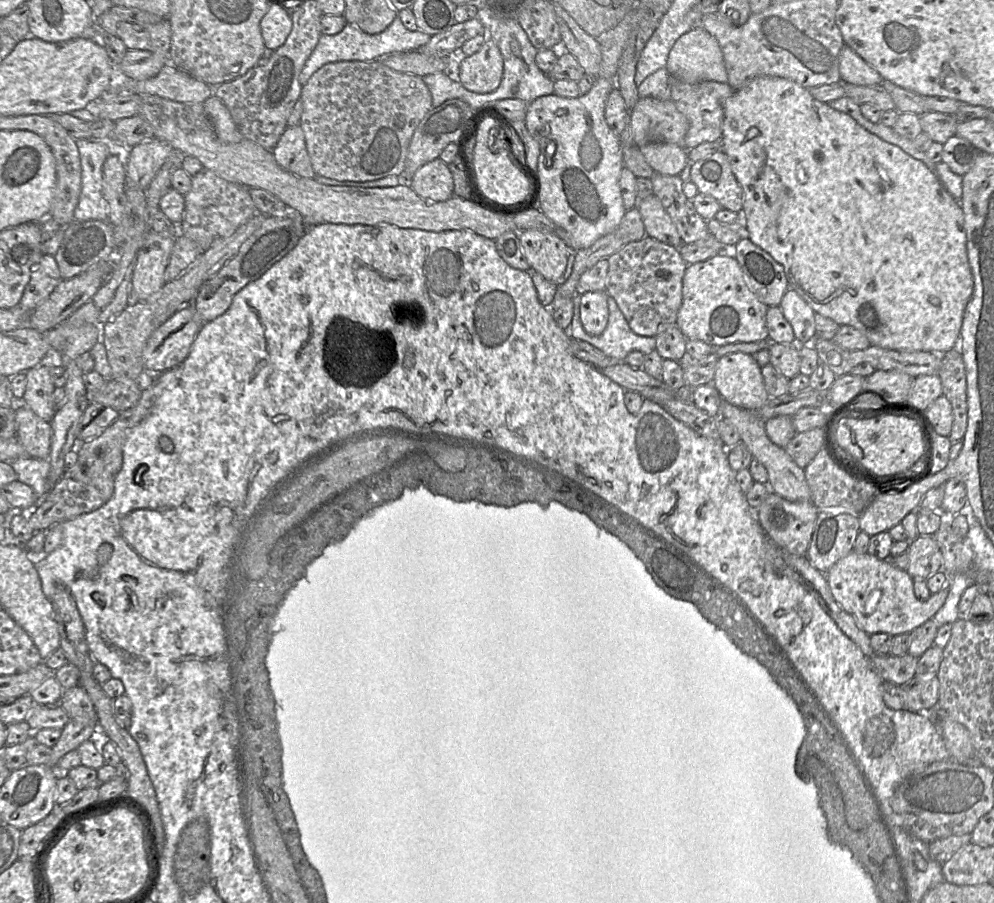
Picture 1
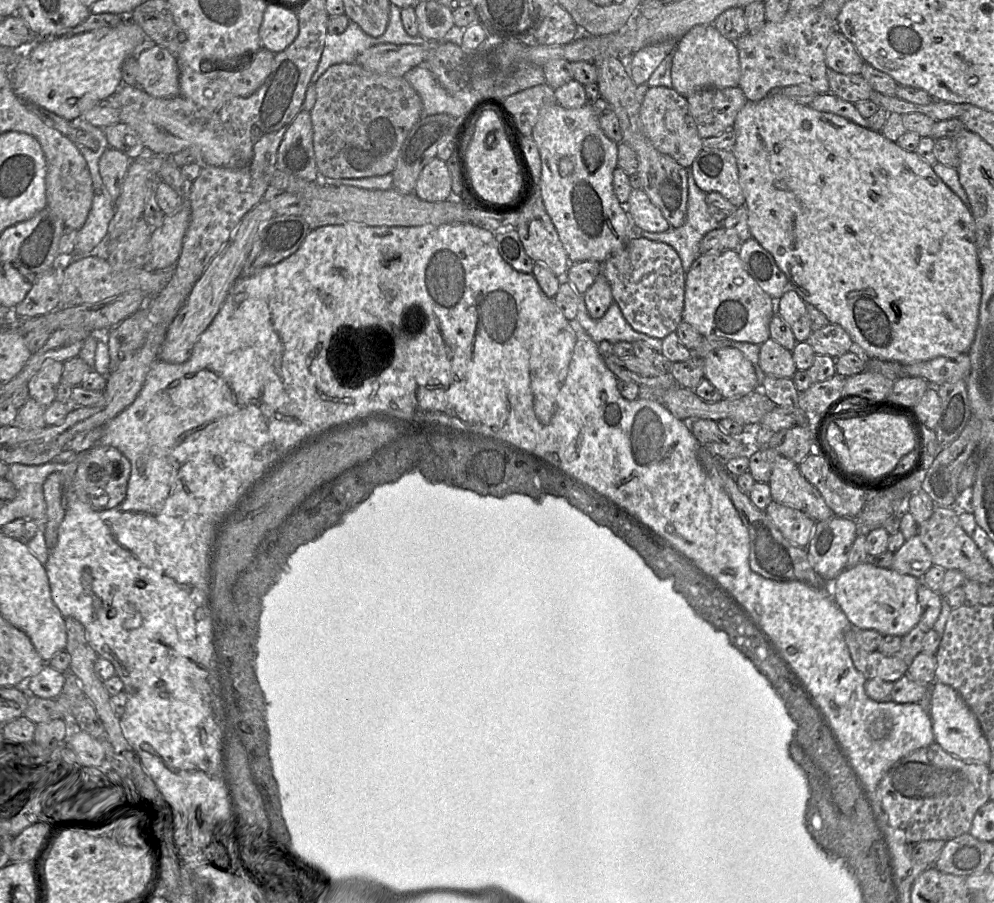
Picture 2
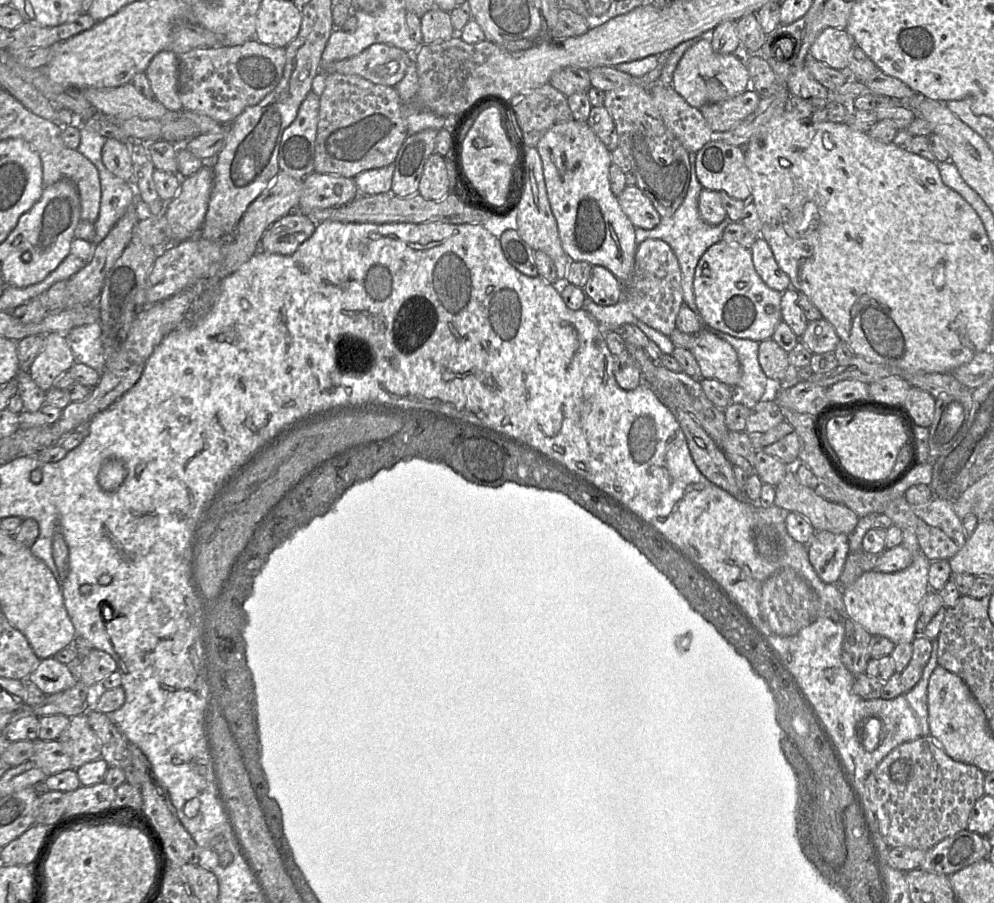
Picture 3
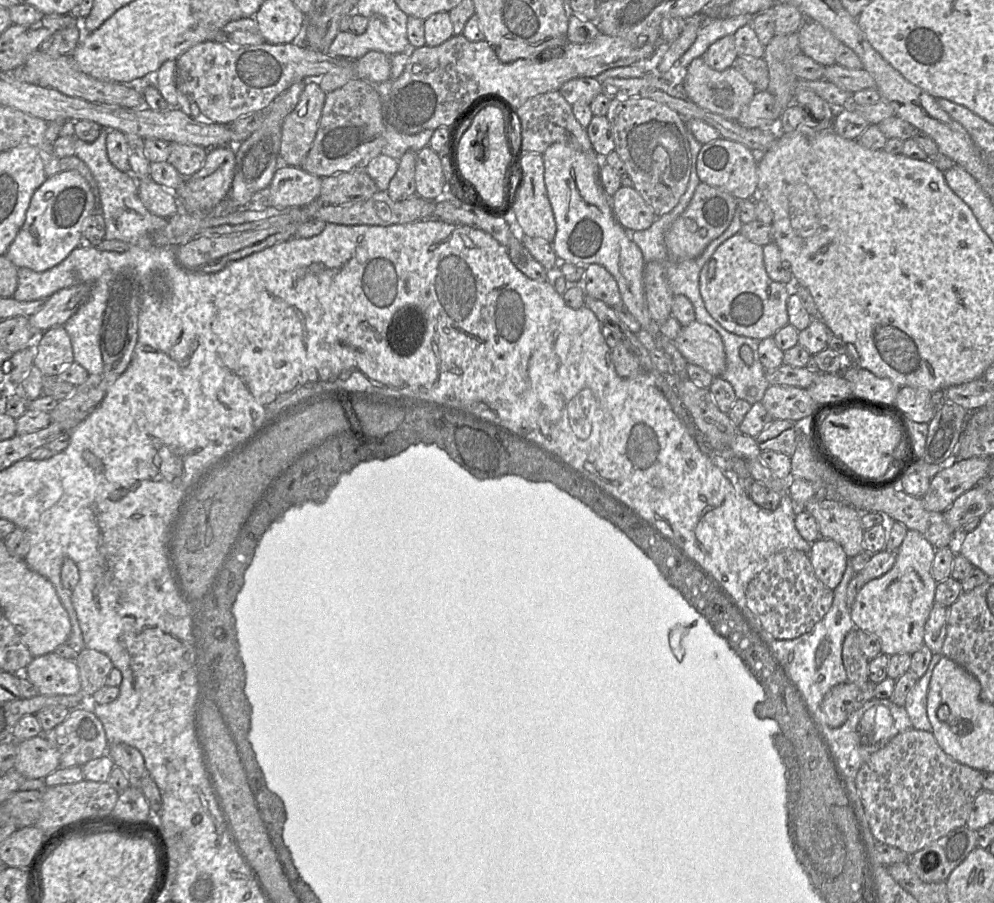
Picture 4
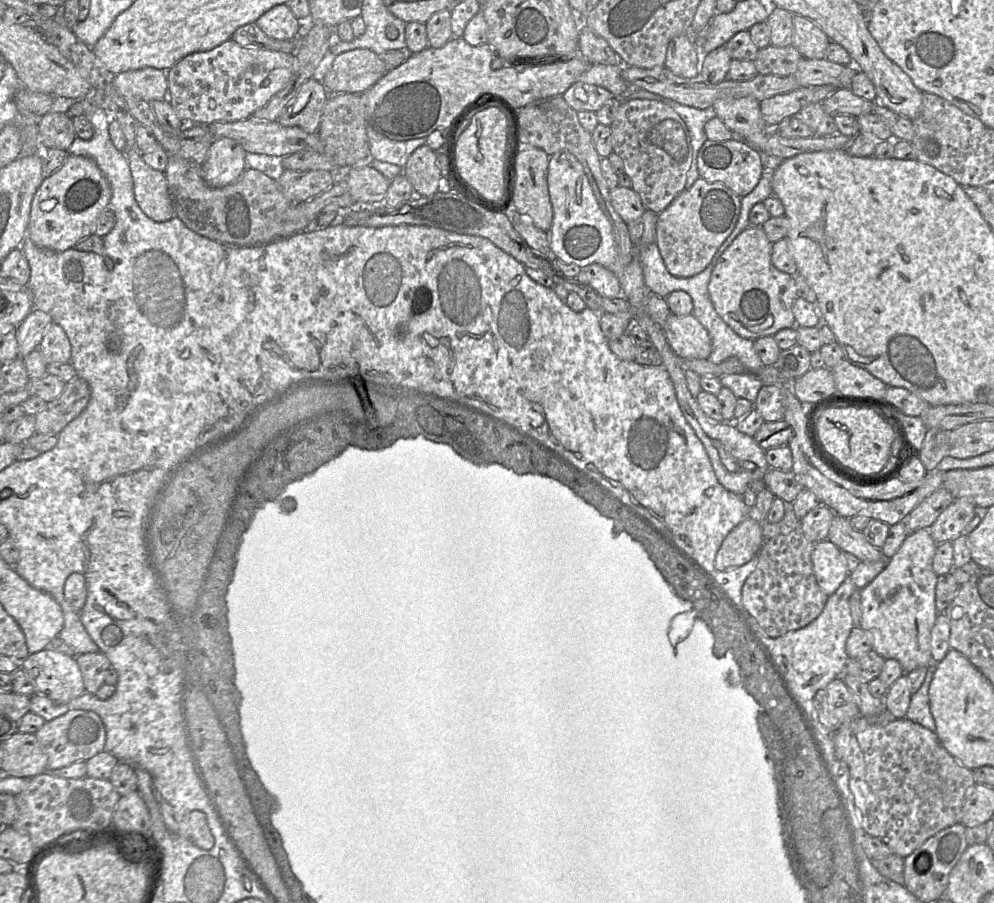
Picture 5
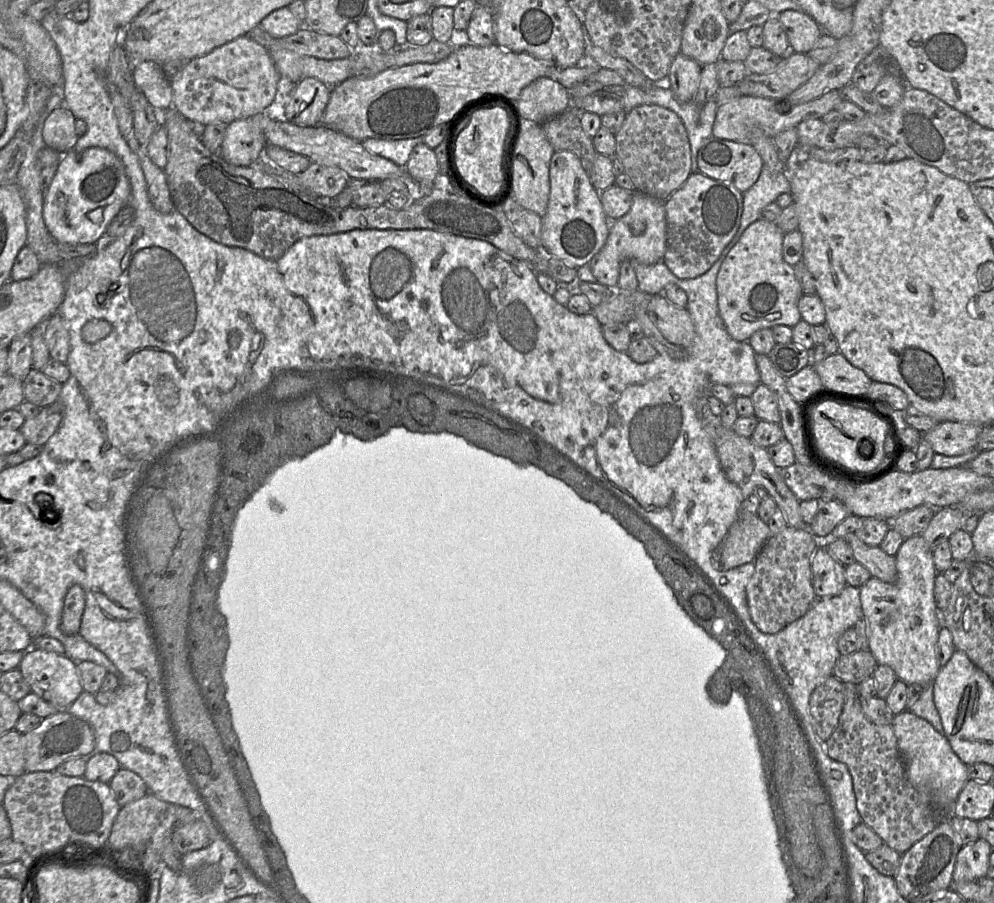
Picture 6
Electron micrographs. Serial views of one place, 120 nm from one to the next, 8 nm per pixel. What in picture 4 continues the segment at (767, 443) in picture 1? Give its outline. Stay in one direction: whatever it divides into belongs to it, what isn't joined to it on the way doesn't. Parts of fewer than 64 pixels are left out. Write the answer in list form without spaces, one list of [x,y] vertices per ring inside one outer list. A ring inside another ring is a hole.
[[[833,499],[808,502],[804,509],[816,519],[820,536],[839,543],[849,558],[864,551],[865,530],[861,522],[861,513],[857,509]]]

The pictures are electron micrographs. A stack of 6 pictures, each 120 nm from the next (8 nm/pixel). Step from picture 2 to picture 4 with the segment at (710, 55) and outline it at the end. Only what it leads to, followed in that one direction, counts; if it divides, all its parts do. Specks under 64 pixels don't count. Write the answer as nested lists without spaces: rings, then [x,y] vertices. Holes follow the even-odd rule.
[[[703,57],[694,59],[677,81],[692,102],[709,112],[733,121],[738,119],[757,92],[754,85],[733,66],[724,71],[717,71],[712,69]]]

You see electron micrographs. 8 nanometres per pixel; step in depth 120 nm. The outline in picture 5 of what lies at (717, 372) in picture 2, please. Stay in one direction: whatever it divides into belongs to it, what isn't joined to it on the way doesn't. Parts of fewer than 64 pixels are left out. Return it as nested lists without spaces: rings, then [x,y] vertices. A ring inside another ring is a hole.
[[[671,313],[662,329],[668,343],[679,358],[707,359],[712,352],[708,331],[692,314],[677,316]]]

